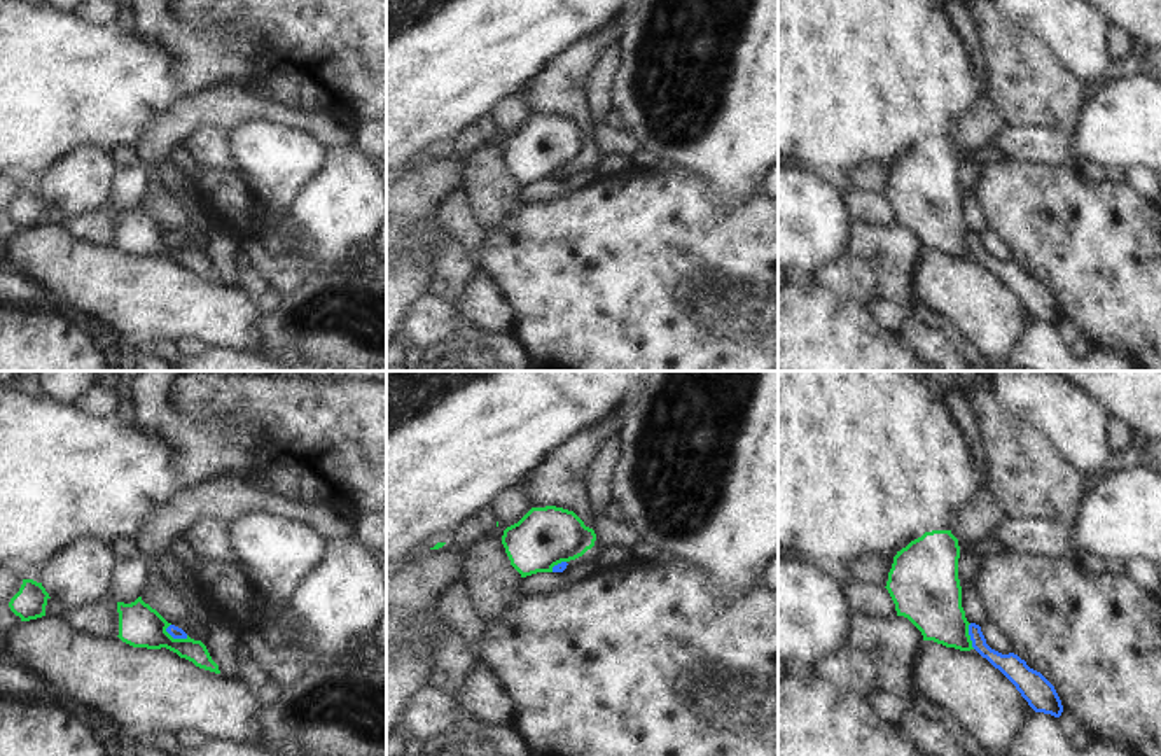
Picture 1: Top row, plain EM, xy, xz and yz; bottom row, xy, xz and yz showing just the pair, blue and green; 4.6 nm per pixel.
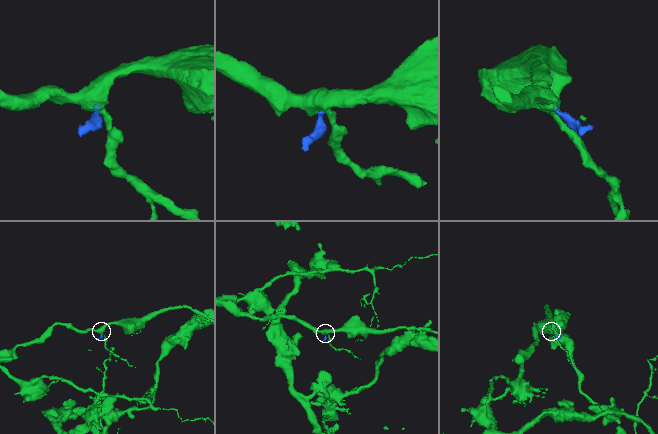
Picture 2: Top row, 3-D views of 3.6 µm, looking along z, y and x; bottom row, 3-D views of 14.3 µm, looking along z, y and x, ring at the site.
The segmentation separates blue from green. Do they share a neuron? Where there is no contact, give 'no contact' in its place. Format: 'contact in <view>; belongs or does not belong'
contact in xy; does not belong

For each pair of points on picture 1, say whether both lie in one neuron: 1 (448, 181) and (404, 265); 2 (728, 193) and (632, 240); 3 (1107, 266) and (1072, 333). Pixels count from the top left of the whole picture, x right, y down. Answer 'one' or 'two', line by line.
1: one
2: two
3: two

